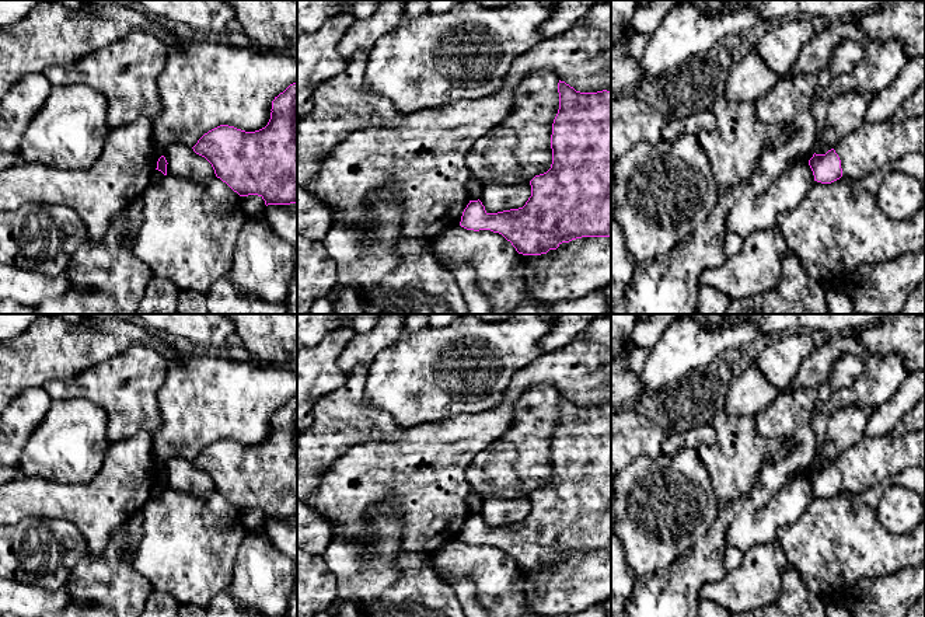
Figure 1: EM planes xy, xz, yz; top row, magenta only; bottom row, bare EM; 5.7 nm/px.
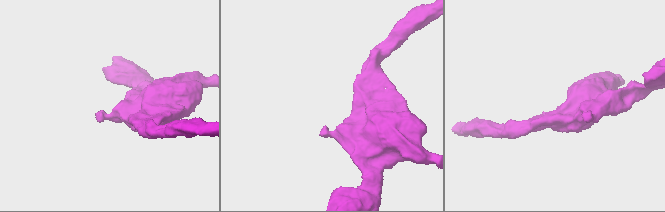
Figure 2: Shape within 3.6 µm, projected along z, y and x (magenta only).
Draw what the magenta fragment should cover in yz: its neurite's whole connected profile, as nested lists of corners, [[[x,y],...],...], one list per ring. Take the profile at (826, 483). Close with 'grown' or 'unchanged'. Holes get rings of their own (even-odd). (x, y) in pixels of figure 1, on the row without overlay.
[[[834,463],[825,468],[813,468],[809,474],[814,495],[831,498],[842,491],[841,474]]]; unchanged

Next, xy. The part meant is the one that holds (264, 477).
[[[297,395],[290,398],[272,415],[268,439],[255,446],[245,446],[228,439],[220,439],[205,447],[192,461],[213,481],[214,488],[240,510],[258,509],[265,519],[297,517]]]; unchanged

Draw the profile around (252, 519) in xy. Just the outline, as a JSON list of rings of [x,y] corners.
[[[258,509],[241,510],[241,523],[247,530],[262,530],[265,515]]]

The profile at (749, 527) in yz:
[[[809,475],[793,477],[757,510],[739,510],[726,530],[729,545],[747,551],[776,540],[778,530],[795,523],[814,495]]]

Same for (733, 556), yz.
[[[729,545],[725,552],[725,568],[729,571],[736,569],[744,557],[744,551],[737,547]]]

